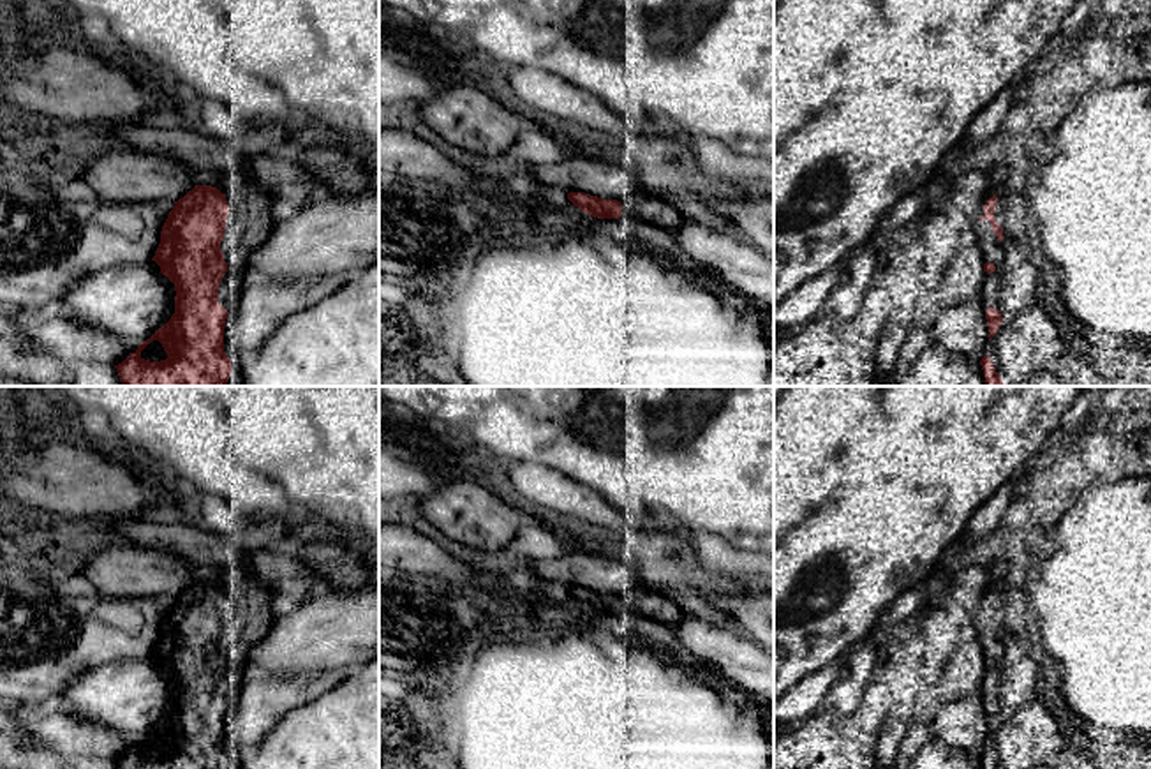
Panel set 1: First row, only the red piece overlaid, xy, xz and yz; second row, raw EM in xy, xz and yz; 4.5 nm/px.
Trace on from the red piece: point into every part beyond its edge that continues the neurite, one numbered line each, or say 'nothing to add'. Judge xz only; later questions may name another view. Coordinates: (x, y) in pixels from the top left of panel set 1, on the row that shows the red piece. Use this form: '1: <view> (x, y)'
1: xz (644, 207)

